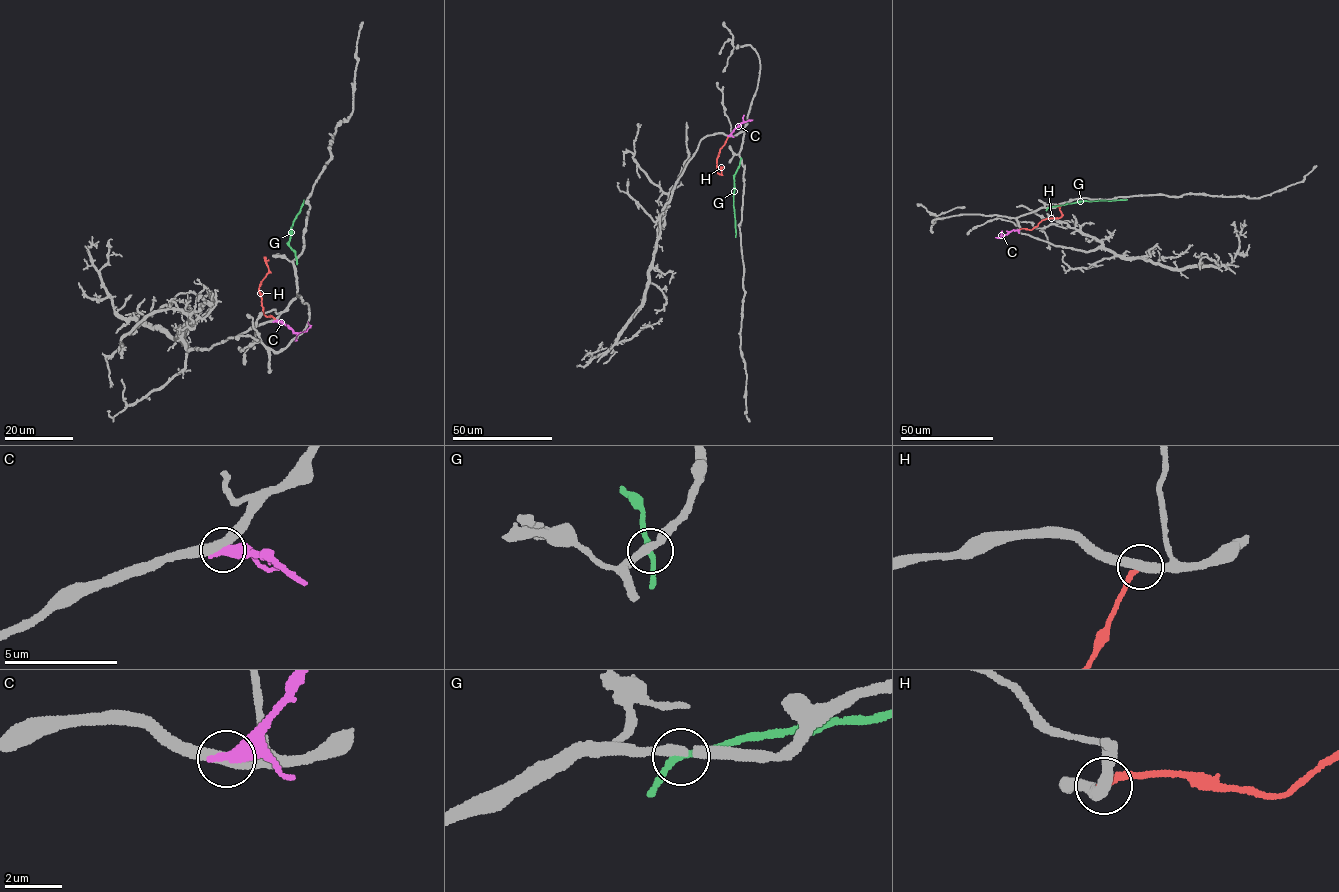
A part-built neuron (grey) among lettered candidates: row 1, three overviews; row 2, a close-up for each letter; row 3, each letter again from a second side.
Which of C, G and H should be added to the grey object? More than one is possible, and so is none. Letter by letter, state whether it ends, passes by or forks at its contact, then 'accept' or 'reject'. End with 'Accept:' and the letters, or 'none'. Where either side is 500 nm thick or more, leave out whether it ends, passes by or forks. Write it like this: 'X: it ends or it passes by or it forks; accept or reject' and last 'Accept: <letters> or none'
C: reject
G: it passes by; reject
H: it ends; reject
Accept: none

